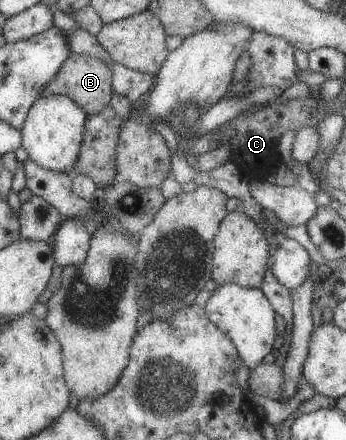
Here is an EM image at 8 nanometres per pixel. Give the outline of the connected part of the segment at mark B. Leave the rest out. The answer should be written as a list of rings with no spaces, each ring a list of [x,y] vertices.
[[[70,53],[68,58],[62,62],[54,80],[44,85],[40,97],[48,95],[64,95],[72,99],[74,103],[81,106],[86,115],[93,115],[100,112],[104,107],[109,106],[112,98],[111,70],[102,60],[87,53]]]

